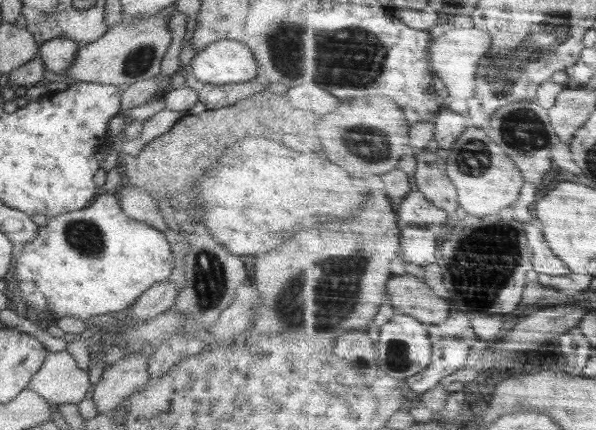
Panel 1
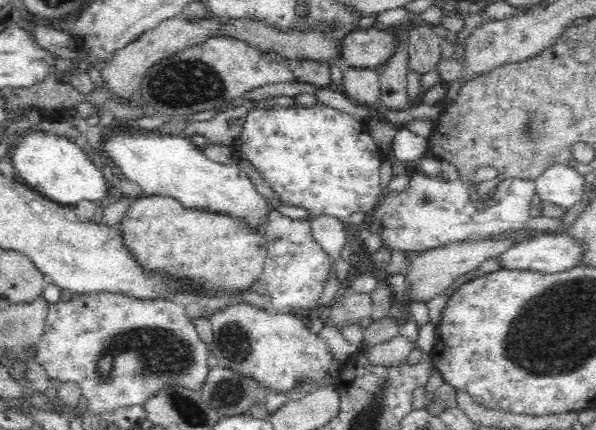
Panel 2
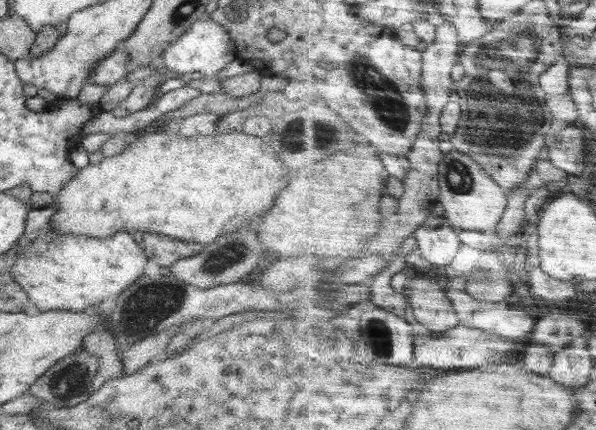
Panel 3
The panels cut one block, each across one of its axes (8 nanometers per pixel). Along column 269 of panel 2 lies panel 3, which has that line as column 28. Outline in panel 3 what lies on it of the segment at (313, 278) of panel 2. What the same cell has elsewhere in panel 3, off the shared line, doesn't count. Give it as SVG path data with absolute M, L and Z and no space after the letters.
M53 205L49 207L42 207L40 209L31 209L28 212L28 217L26 220L26 231L20 236L17 243L17 259L10 268L11 275L14 280L22 286L24 292L27 293L29 297L29 303L34 303L38 311L53 311L54 309L62 309L64 311L80 312L86 310L92 310L99 307L102 300L106 300L112 294L120 294L126 287L129 287L132 283L136 282L144 274L144 266L148 260L146 254L143 252L142 248L136 244L134 238L132 238L131 232L116 232L112 238L86 238L86 236L74 236L72 234L60 234L57 235L56 232L49 230L49 218L53 216L55 208Z

